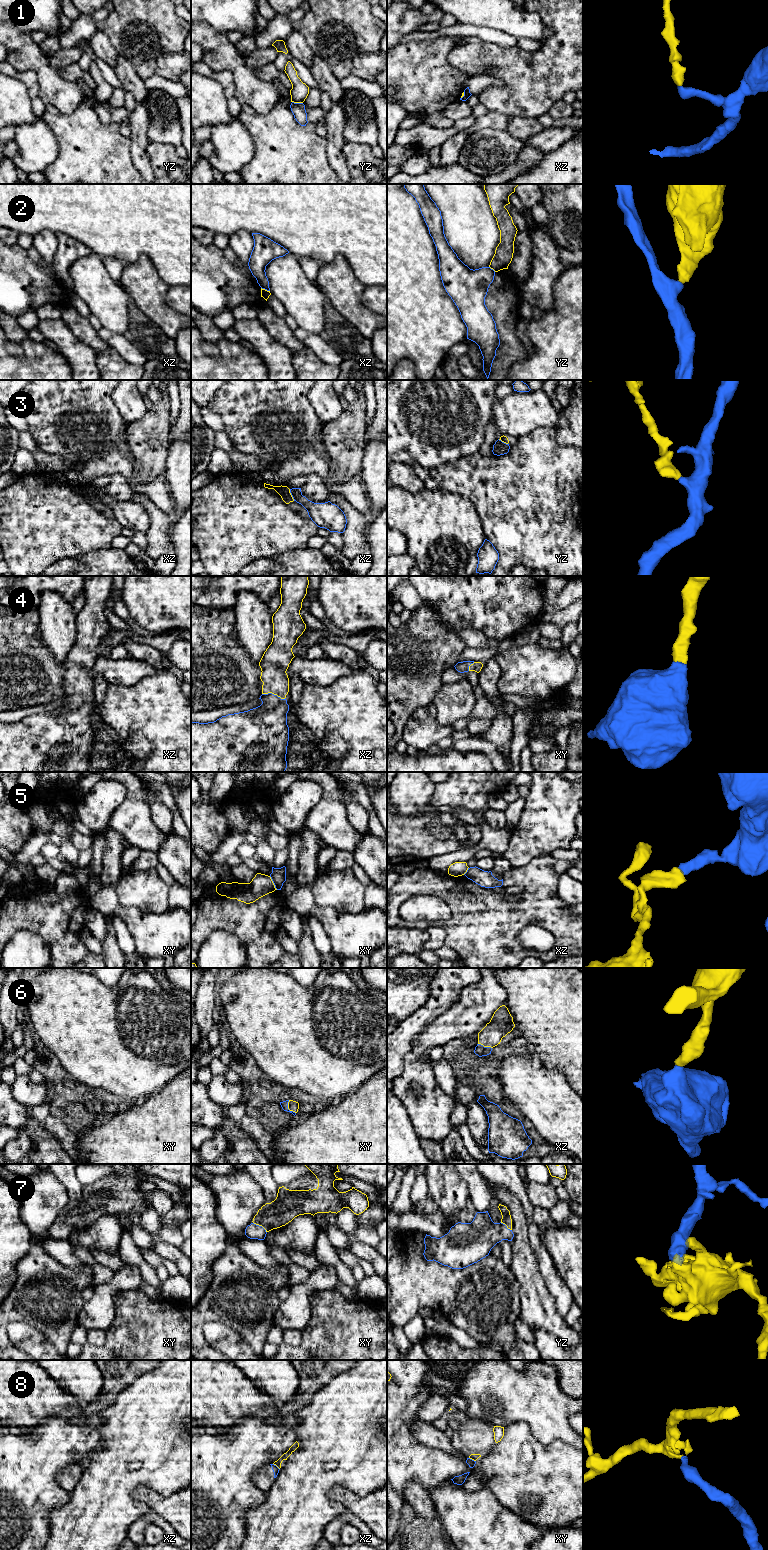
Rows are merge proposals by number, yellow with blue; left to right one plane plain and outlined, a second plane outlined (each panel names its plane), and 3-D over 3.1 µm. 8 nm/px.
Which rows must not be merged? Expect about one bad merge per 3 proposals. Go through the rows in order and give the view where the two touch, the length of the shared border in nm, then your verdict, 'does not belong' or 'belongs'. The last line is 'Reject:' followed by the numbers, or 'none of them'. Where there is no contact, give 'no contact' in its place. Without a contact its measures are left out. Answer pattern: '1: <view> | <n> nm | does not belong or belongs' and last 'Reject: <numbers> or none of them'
1: yz | 90 nm | does not belong
2: xz | 80 nm | does not belong
3: xz | 100 nm | does not belong
4: xz | 200 nm | belongs
5: xy | 130 nm | does not belong
6: xy | 130 nm | belongs
7: xy | 140 nm | belongs
8: xz | 80 nm | does not belong
Reject: 1, 2, 3, 5, 8

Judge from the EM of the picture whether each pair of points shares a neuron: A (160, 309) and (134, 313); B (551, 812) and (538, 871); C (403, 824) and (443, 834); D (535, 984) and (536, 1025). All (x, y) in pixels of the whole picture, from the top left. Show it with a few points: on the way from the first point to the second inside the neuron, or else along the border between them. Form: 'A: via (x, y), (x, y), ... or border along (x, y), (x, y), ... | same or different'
A: border along (130, 296), (135, 305), (159, 327) | different
B: border along (550, 853), (535, 856), (521, 866) | different
C: border along (425, 814), (433, 835), (453, 835) | different
D: via (536, 994), (536, 1015) | same

